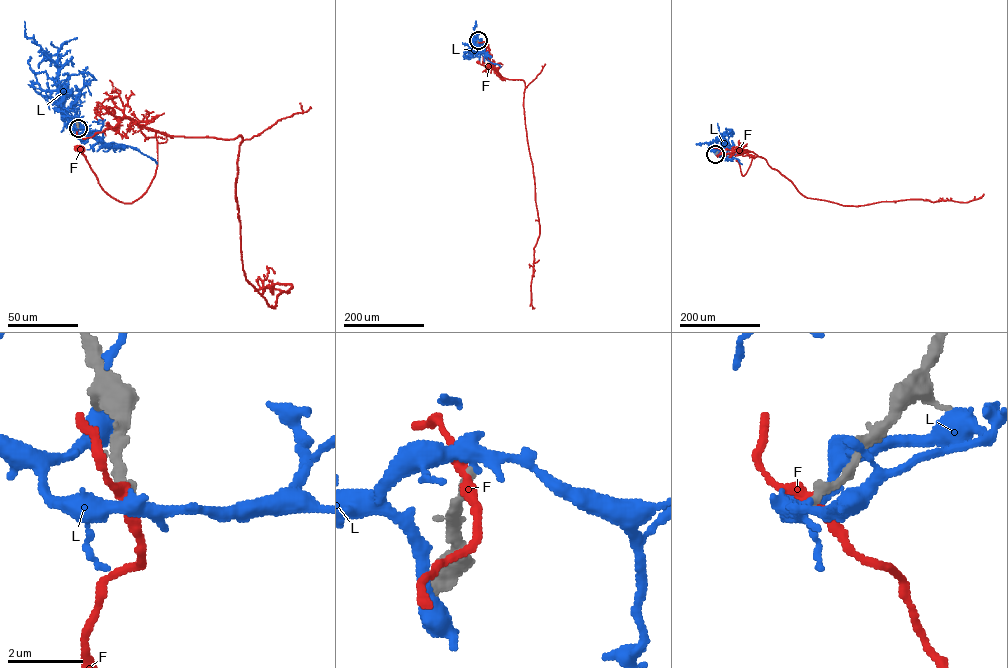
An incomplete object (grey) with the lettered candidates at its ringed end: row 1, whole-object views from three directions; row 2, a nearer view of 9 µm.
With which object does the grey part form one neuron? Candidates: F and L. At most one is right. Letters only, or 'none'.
none

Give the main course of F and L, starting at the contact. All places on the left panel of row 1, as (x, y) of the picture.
F: (78, 127), (86, 138), (129, 118), (154, 130), (155, 174), (142, 195), (124, 203), (103, 189), (80, 149)
L: (78, 128), (64, 116), (96, 135), (111, 147), (108, 148), (112, 143), (135, 147), (157, 163)

